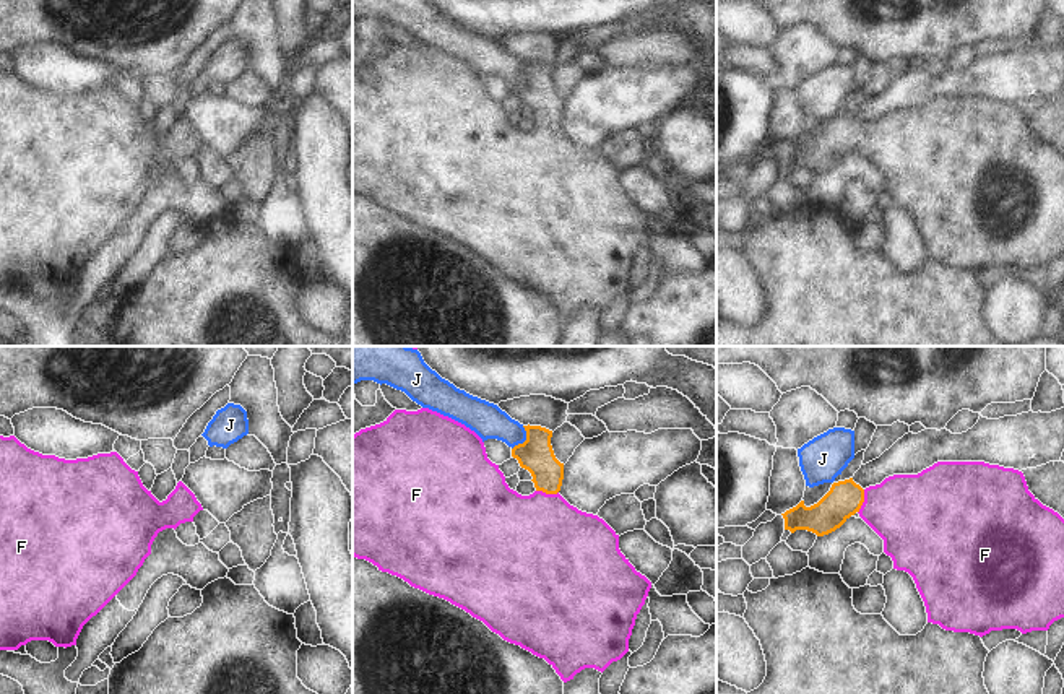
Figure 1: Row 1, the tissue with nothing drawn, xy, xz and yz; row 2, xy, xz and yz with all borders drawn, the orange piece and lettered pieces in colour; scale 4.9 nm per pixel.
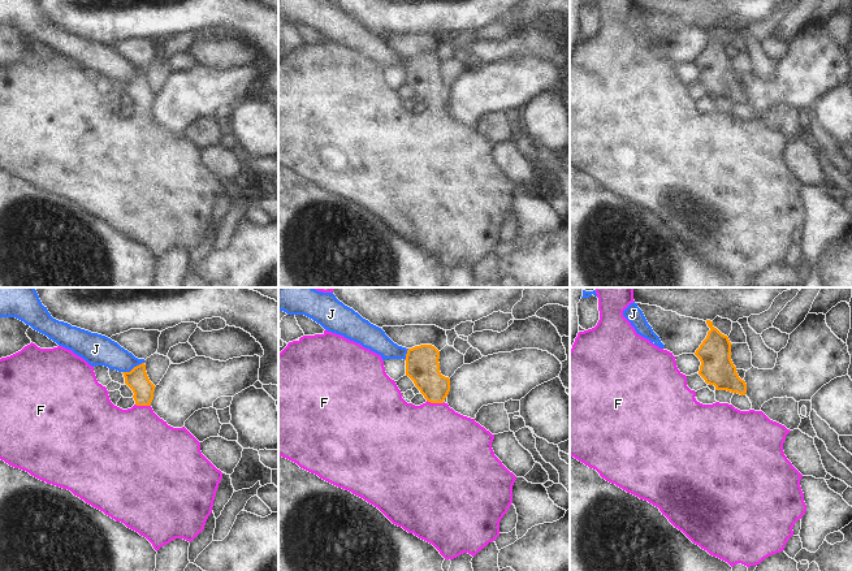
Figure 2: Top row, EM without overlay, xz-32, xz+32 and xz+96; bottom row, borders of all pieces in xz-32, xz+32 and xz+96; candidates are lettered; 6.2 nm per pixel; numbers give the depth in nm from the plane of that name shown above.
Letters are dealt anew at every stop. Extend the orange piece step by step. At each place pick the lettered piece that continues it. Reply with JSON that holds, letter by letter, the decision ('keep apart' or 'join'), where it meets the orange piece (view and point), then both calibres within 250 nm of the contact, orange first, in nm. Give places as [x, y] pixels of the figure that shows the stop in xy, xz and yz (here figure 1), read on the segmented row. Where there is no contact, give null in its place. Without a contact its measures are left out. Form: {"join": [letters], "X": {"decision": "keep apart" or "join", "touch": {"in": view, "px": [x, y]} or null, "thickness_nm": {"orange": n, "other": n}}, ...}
{"join": ["F"], "F": {"decision": "join", "touch": {"in": "yz", "px": [863, 501]}, "thickness_nm": {"orange": 180, "other": 380}}, "J": {"decision": "keep apart", "touch": {"in": "xz", "px": [527, 439]}, "thickness_nm": {"orange": 170, "other": 170}}}

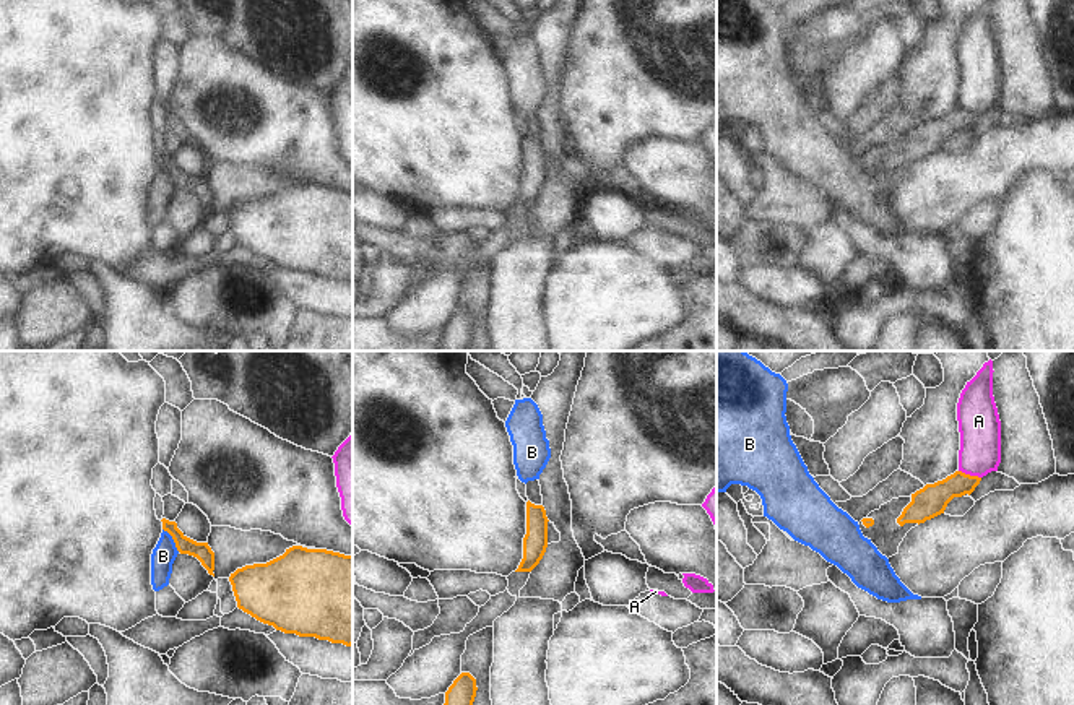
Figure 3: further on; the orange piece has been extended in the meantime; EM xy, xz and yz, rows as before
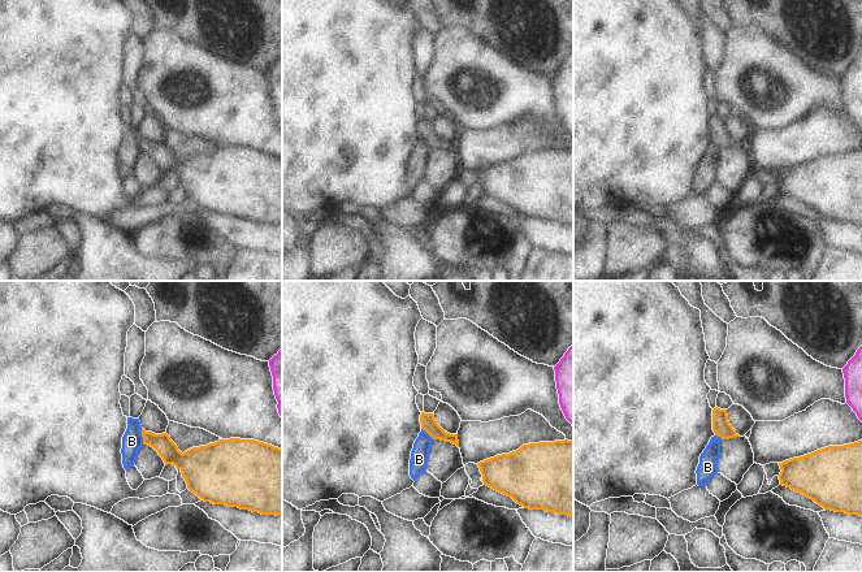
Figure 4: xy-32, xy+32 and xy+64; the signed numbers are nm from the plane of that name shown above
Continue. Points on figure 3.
{"join": [], "A": {"decision": "keep apart", "touch": {"in": "yz", "px": [969, 475]}, "thickness_nm": {"orange": 160, "other": 200}}, "B": {"decision": "keep apart", "touch": {"in": "xy", "px": [173, 538]}, "thickness_nm": {"orange": 90, "other": 120}}}

